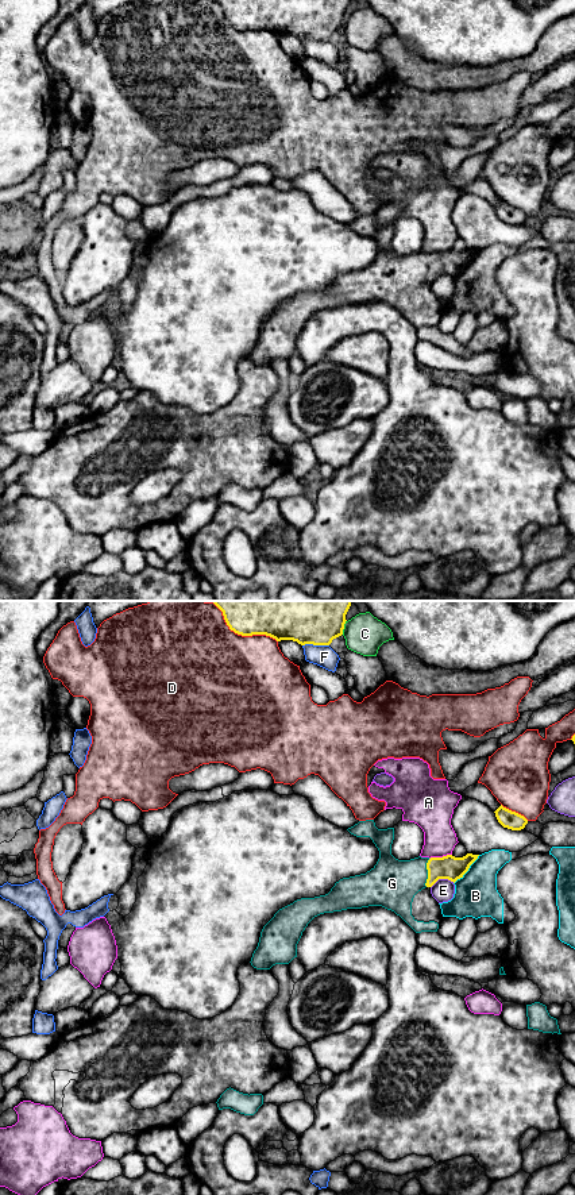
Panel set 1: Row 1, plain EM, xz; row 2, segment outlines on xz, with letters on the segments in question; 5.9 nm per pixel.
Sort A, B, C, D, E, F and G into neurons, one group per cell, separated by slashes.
A / B / C / D / E / F / G

